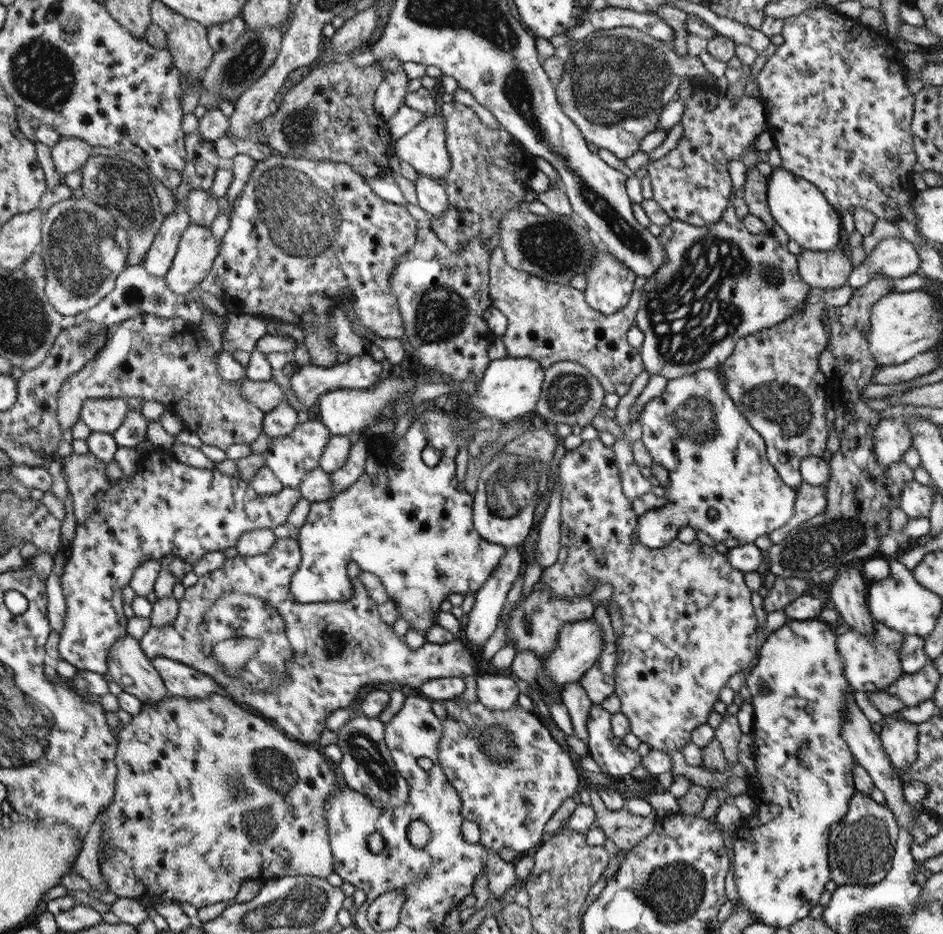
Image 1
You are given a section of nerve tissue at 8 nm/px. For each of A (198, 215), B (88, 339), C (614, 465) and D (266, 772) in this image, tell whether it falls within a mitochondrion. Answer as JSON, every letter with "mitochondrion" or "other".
{"A":"other","B":"mitochondrion","C":"other","D":"mitochondrion"}

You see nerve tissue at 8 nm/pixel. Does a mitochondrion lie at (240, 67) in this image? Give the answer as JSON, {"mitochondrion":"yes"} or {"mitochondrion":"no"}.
{"mitochondrion":"yes"}

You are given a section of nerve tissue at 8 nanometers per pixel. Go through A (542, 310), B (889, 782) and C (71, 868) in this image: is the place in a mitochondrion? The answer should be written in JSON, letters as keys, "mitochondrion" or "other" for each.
{"A":"other","B":"other","C":"other"}

